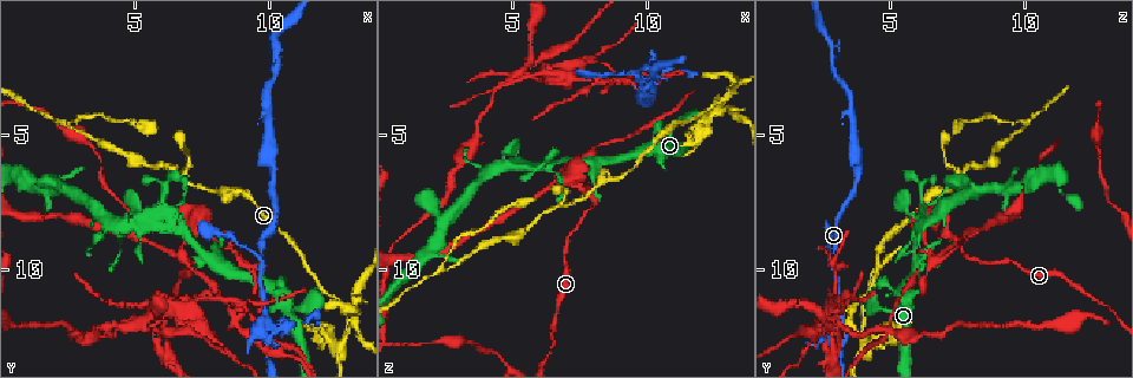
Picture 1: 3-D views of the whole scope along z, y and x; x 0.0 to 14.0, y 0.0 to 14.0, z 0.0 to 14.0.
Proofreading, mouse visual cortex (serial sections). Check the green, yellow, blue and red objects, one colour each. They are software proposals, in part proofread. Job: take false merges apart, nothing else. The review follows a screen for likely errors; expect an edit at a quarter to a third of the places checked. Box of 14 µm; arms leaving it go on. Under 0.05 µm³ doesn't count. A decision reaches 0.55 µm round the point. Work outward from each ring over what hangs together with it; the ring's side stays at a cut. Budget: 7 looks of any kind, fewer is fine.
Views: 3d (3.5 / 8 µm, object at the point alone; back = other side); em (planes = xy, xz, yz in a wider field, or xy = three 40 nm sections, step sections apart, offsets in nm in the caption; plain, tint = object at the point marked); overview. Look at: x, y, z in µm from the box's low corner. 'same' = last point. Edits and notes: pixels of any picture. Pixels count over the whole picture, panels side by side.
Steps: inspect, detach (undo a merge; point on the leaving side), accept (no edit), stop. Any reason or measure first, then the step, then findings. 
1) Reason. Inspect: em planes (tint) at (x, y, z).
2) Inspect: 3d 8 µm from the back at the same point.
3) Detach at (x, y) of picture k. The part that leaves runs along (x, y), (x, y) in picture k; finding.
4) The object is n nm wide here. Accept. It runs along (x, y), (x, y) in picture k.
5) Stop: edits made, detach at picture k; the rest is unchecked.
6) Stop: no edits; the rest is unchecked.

Looks like a crossing. Inspect: 3d 3.5 µm at (13.1, 11.6, 3.6).

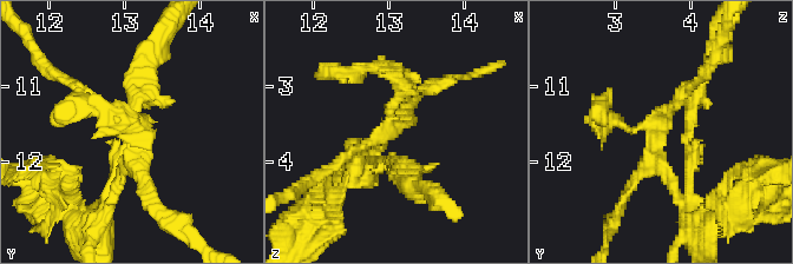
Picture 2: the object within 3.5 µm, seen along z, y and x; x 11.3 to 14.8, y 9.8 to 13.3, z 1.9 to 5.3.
Need the tissue. Inspect: em planes (tint) at (13.05, 11.55, 3.60).

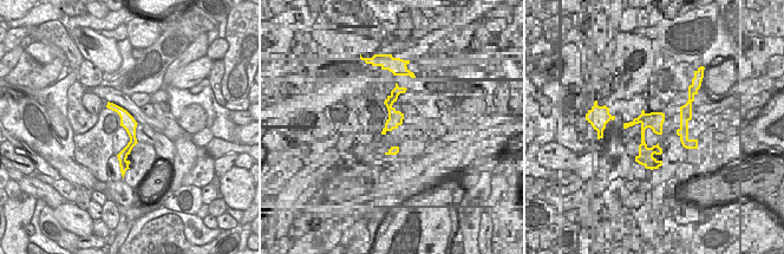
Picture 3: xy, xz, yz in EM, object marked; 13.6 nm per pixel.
4 arms meet here; the arms are 150, 150, 150, 200 nm wide. Accept. It runs along (110, 105), (130, 124), (124, 161) in picture 3; all the same cell.

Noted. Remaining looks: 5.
Abrupt turn. Inspect: 3d 3.5 µm at (9.5, 9.5, 2.8).

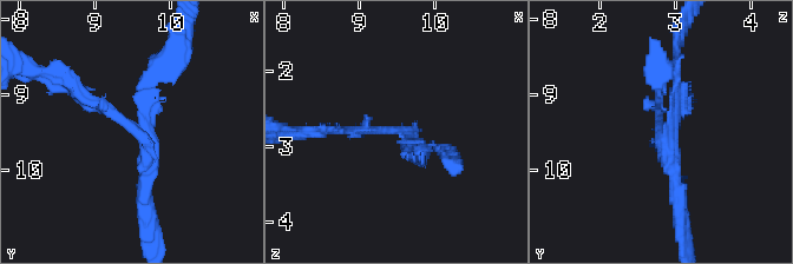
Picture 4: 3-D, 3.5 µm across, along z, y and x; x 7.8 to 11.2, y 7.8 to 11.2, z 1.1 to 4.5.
3 arms meet here; the arms are 150, 150, 200 nm wide; need the tissue. Inspect: em xy step 3 (tint) at (9.50, 9.40, 2.80).

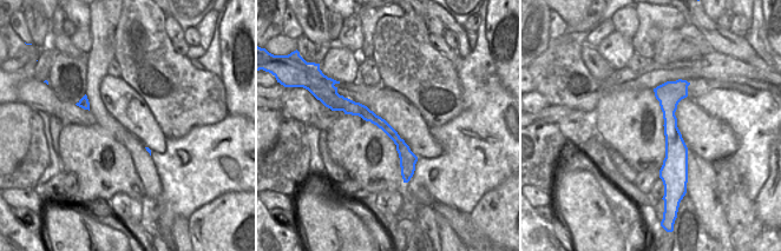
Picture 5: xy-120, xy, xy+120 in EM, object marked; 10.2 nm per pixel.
The object is 120 nm wide here. Accept. It runs along (329, 130), (394, 130), (420, 149) in picture 4; all the same cell.

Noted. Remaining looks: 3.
Inspect: 3d 8 µm at (9.9, 12.1, 3.1).

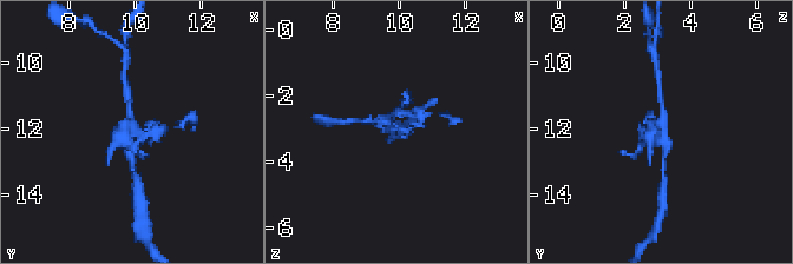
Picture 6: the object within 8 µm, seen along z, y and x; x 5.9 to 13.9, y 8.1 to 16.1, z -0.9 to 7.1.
Inspect: em xy step 3 (tint) at (10.0, 12.0, 3.1).

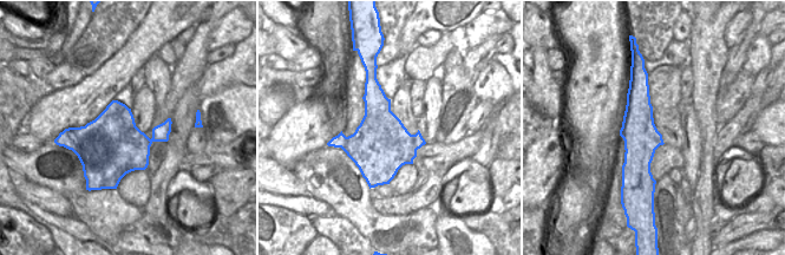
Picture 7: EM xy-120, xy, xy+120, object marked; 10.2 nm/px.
Detach at (642, 139) of picture 6. Two cells meet here.

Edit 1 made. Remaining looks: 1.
Stop: edits made, detach at picture 6; the rest is unchecked.

